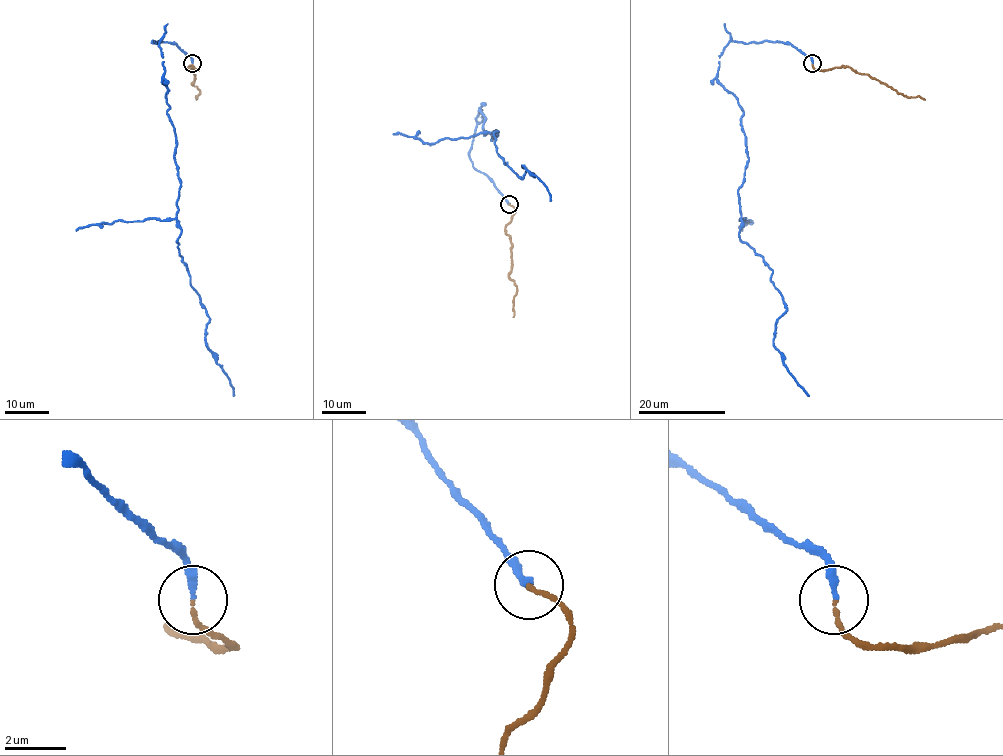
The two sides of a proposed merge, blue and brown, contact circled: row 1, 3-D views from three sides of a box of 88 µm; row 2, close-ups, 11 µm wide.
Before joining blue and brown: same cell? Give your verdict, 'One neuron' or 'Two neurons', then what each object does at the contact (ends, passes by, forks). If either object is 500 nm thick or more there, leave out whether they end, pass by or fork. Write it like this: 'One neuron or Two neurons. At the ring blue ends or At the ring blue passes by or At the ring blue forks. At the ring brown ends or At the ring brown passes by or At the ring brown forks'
One neuron. At the ring blue ends. At the ring brown ends

